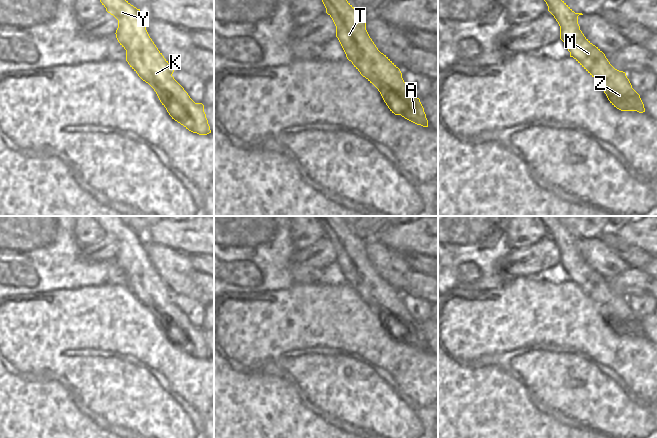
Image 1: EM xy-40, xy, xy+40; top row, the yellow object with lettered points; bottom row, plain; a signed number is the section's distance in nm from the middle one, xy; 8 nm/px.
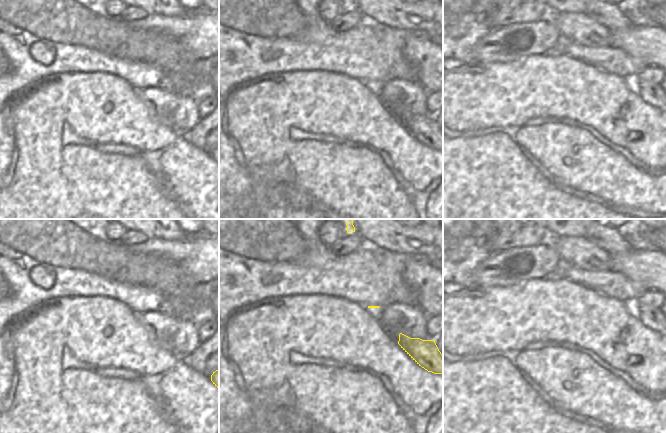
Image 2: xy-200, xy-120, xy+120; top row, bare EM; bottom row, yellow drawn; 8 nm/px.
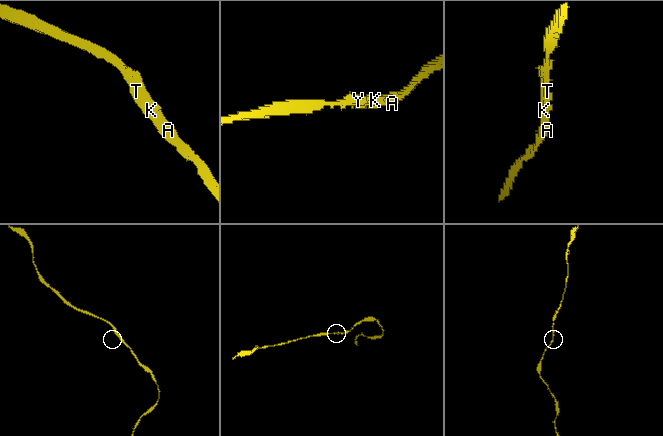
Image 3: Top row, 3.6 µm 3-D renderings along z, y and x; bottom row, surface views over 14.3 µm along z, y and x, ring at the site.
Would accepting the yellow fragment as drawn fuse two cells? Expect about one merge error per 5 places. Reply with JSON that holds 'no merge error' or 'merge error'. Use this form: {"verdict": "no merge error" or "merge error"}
{"verdict": "no merge error"}

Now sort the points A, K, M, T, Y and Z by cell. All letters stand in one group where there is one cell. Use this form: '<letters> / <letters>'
A K M T Y Z

